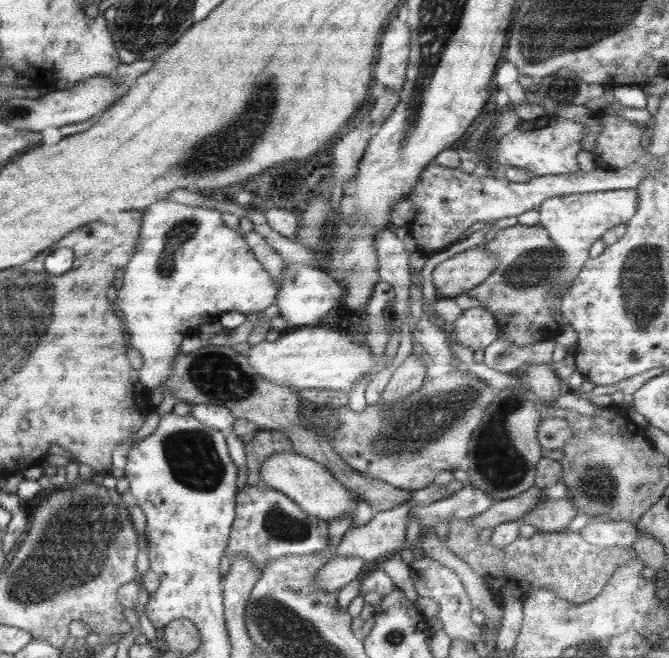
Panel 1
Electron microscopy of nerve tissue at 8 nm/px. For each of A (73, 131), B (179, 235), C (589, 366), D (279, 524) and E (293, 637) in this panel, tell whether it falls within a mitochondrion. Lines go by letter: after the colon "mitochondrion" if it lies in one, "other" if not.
A: other
B: mitochondrion
C: other
D: mitochondrion
E: mitochondrion

